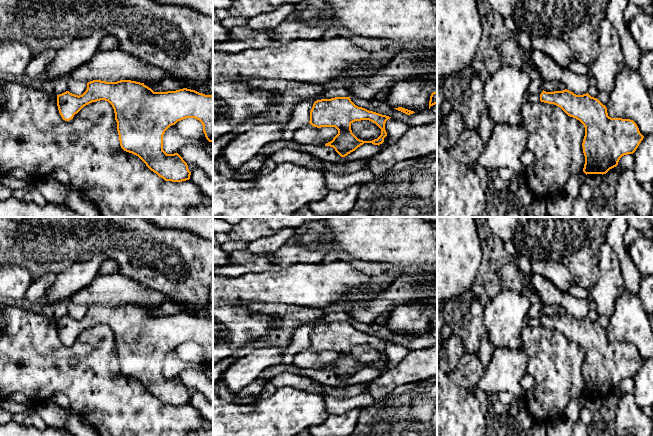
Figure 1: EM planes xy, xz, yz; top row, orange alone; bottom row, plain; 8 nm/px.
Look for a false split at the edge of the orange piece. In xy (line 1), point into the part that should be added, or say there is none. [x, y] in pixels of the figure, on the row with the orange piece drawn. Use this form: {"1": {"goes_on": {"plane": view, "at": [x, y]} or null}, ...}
{"1": {"goes_on": null}}

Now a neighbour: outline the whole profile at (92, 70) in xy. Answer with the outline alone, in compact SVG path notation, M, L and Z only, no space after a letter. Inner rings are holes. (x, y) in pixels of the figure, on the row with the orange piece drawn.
M122 49L97 50L90 61L80 65L68 79L88 83L93 80L117 82L131 80L140 83L157 82L168 77L164 70L143 62Z

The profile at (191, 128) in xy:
M195 118L183 119L178 121L175 126L180 135L184 138L188 138L192 141L198 138L206 139L202 123Z

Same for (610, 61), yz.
M606 18L600 24L599 46L600 53L589 69L599 92L610 94L617 74L626 63L619 34Z

